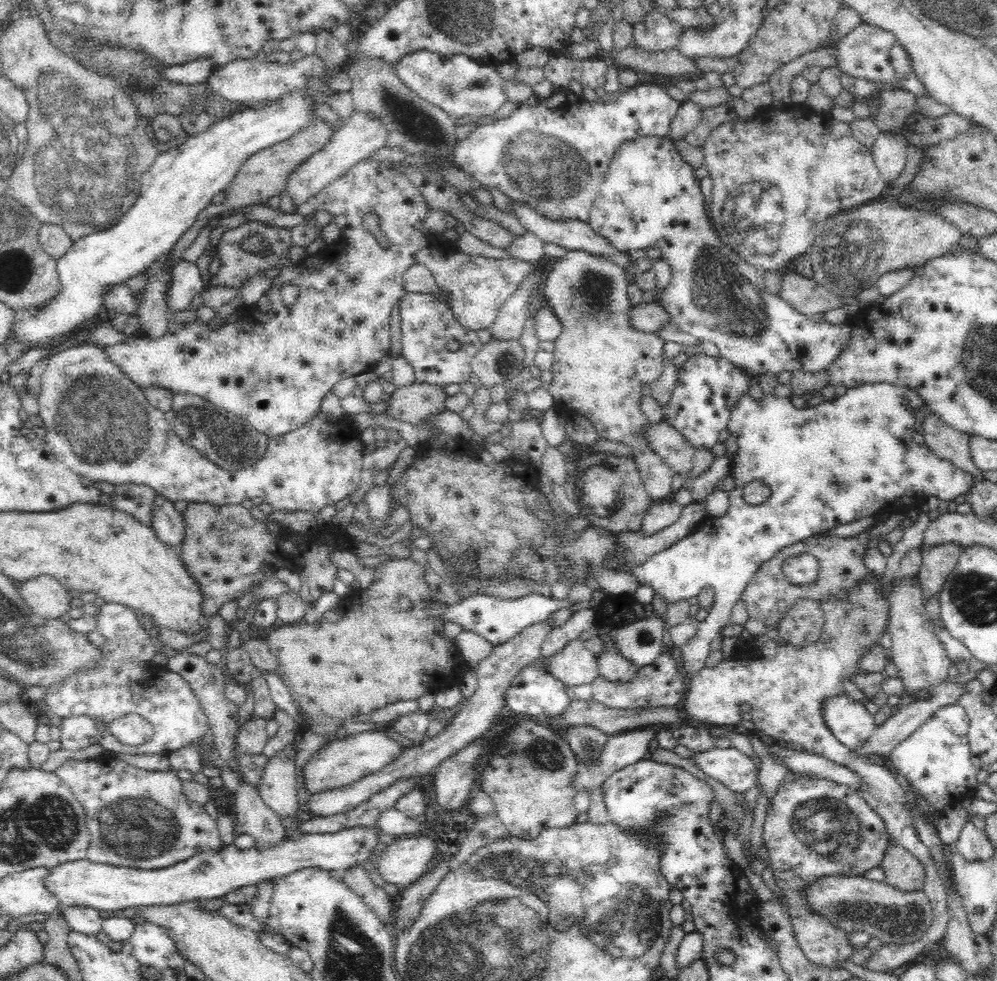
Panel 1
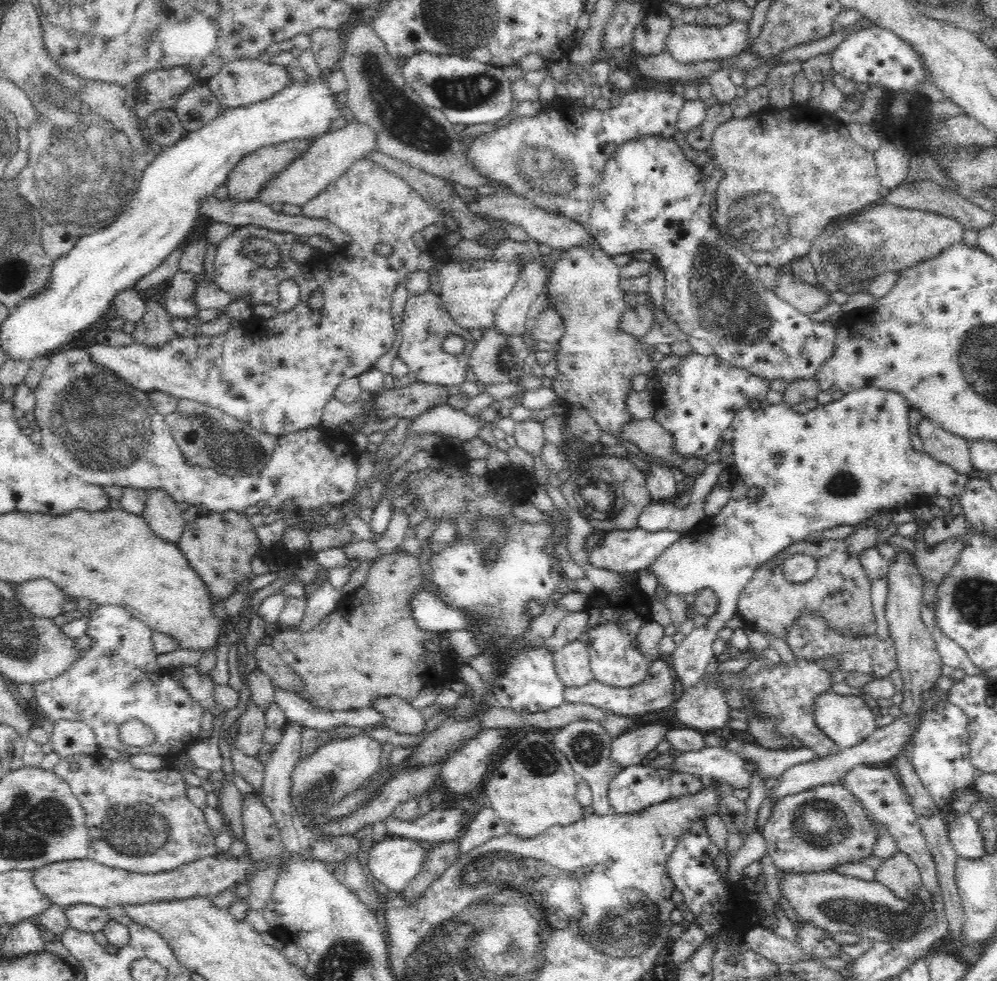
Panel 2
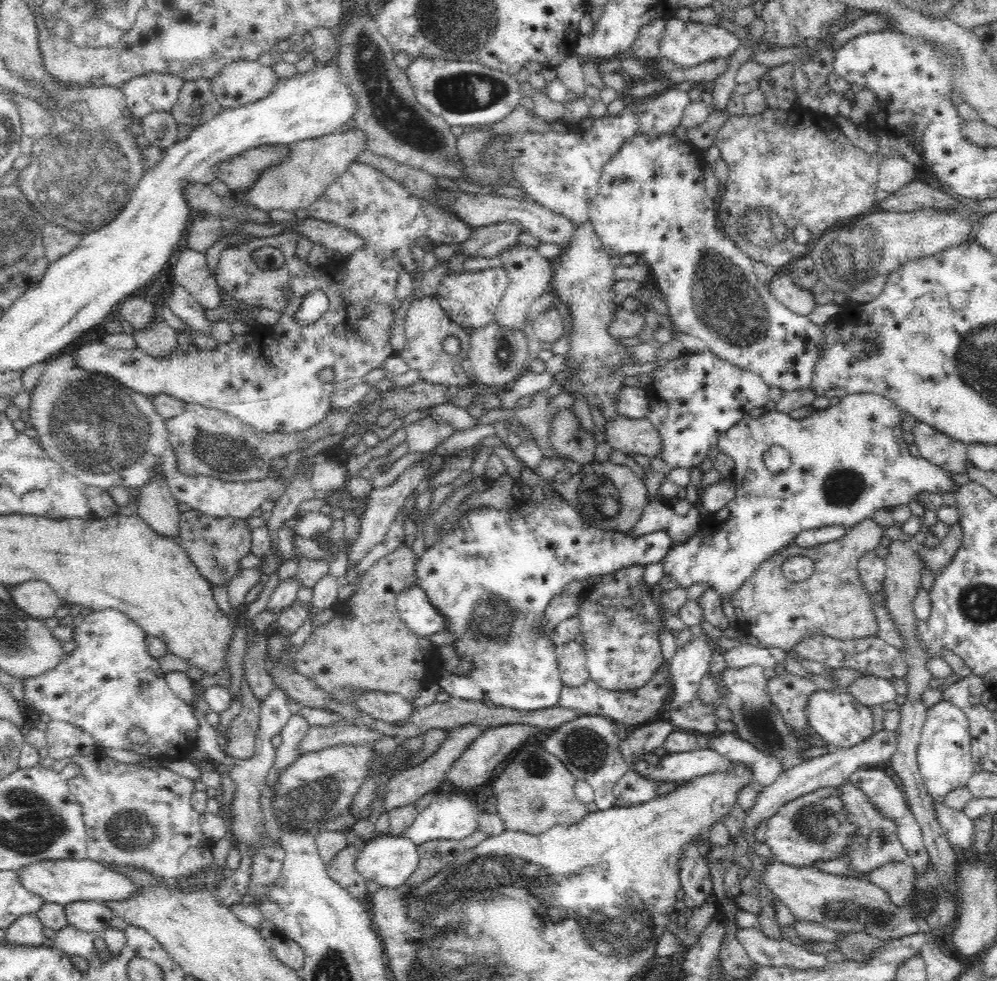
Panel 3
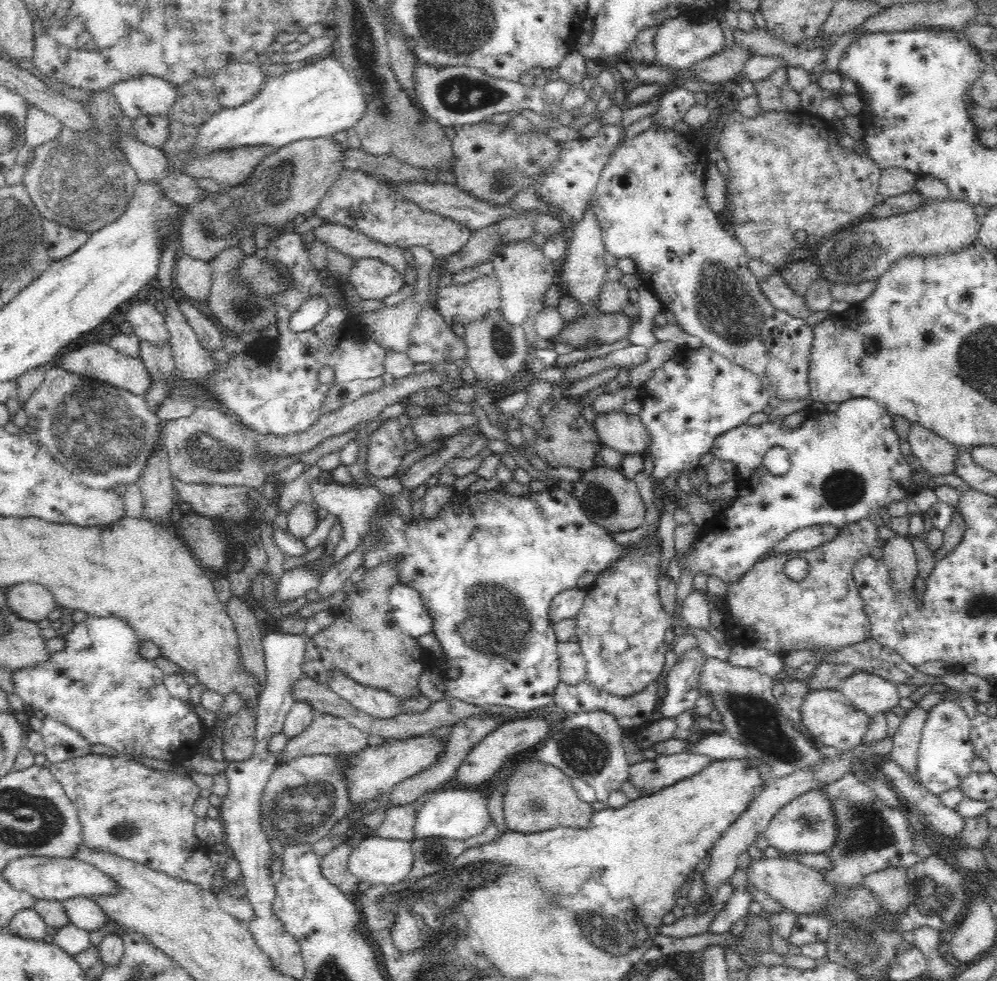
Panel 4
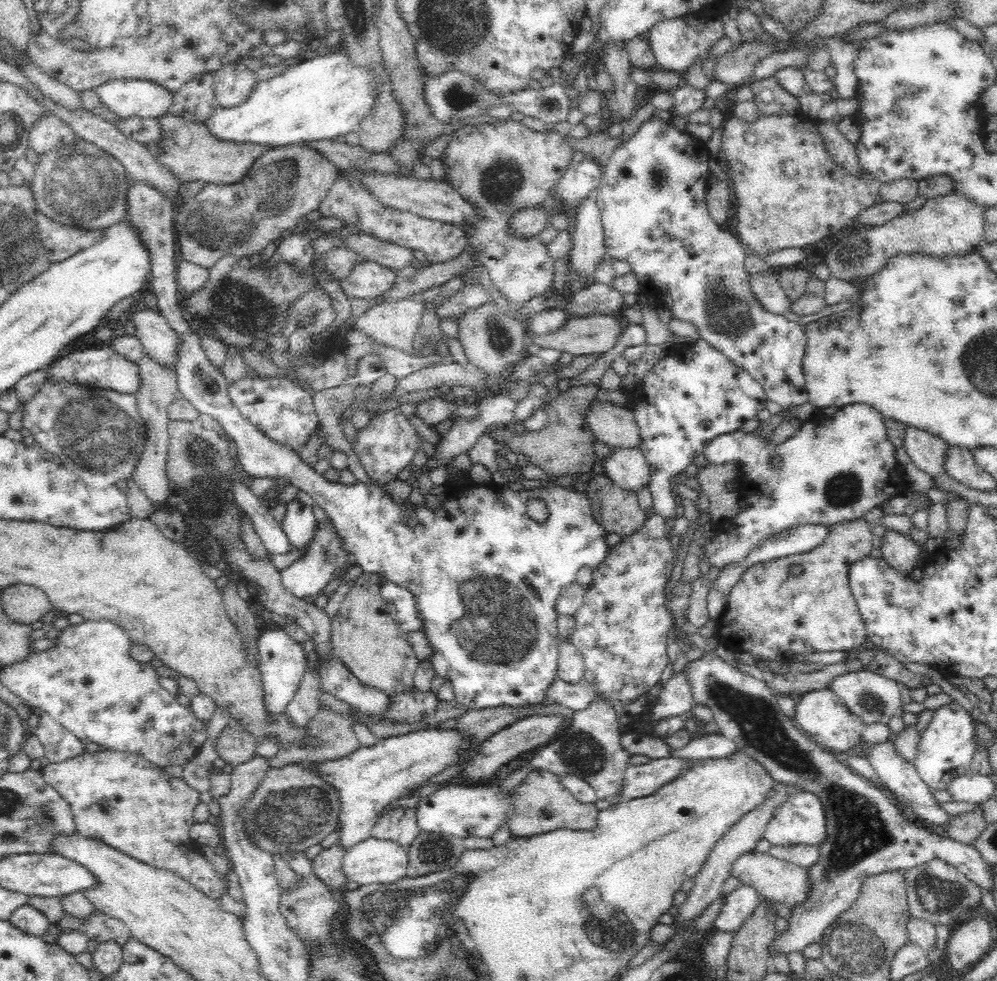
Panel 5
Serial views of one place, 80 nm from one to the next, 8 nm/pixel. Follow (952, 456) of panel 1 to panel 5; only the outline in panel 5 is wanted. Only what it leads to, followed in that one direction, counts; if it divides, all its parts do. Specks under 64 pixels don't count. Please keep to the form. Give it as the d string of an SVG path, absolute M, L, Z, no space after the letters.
M907 425L902 445L916 468L932 477L945 472L944 459L950 443L925 430Z

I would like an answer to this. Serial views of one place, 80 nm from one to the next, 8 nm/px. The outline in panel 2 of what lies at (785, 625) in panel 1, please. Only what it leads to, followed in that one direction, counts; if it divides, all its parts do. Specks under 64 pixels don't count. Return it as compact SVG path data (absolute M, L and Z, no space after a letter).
M804 610L794 623L795 626L789 629L786 642L793 654L799 658L824 660L828 656L837 656L839 668L843 671L856 671L873 678L888 677L894 670L898 670L896 648L892 641L880 640L876 634L860 638L838 635L826 625L826 621L817 612L811 610Z

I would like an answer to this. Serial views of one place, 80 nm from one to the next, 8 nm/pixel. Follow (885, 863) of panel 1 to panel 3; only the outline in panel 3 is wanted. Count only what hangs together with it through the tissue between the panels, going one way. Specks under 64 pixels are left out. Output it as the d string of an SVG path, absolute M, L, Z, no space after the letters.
M888 862L870 871L866 879L887 892L892 904L900 908L911 904L916 870L909 862Z

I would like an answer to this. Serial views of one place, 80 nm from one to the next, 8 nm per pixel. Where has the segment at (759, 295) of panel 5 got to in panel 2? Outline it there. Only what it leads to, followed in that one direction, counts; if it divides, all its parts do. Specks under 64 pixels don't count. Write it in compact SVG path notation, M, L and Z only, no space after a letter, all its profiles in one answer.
M778 272L773 292L805 315L812 314L832 302L831 292L827 289L802 282L790 273Z

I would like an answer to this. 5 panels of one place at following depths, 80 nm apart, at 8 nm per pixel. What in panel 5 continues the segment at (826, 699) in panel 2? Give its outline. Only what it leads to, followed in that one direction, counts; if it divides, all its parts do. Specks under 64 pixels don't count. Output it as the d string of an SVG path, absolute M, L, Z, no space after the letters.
M829 688L813 690L801 695L796 703L793 718L798 722L798 728L808 732L813 741L816 741L824 749L831 749L839 753L855 751L866 726L862 719L852 714L849 708L842 704L841 698Z

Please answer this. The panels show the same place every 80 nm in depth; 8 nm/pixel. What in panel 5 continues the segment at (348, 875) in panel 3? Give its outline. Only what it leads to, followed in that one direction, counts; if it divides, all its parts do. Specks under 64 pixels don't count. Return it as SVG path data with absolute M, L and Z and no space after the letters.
M338 844L332 845L327 849L322 849L312 861L313 873L332 889L340 889L348 882L341 871L341 862L346 851L346 848Z

